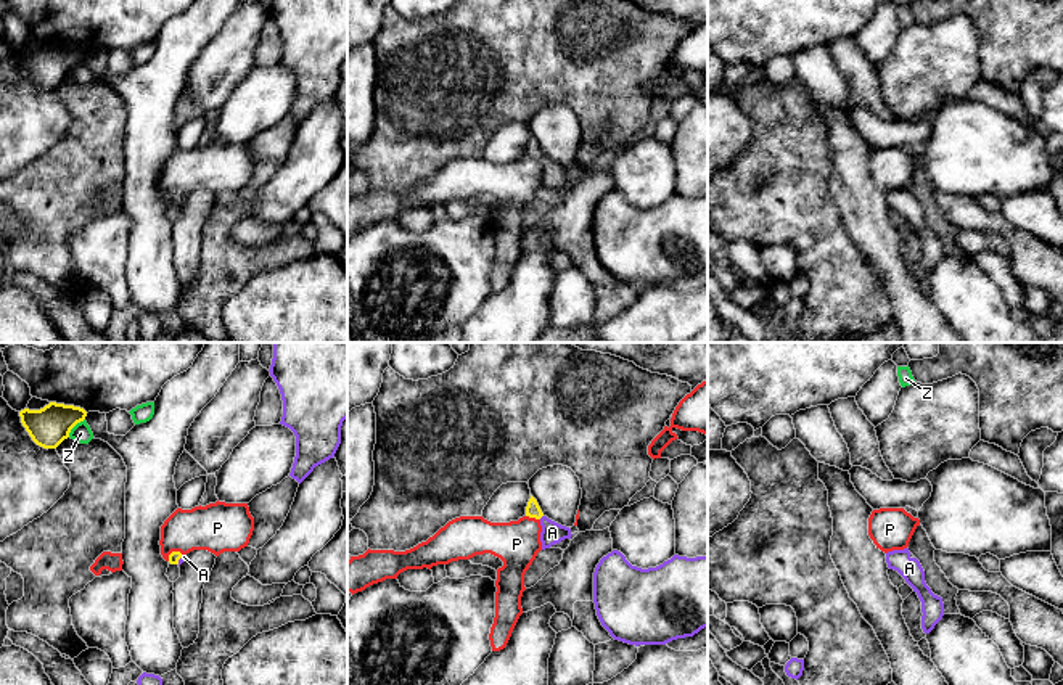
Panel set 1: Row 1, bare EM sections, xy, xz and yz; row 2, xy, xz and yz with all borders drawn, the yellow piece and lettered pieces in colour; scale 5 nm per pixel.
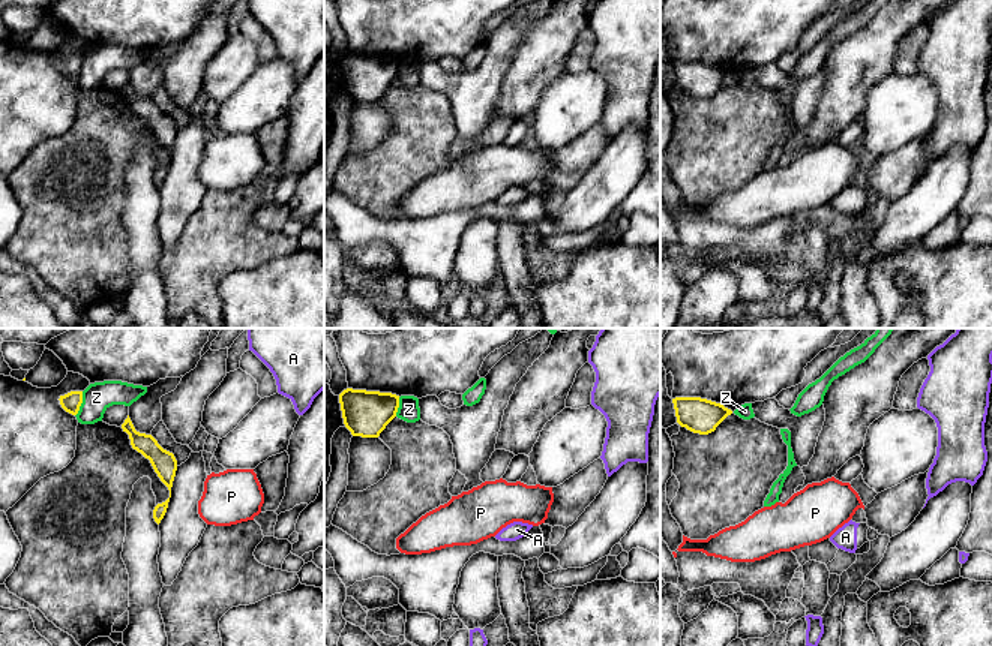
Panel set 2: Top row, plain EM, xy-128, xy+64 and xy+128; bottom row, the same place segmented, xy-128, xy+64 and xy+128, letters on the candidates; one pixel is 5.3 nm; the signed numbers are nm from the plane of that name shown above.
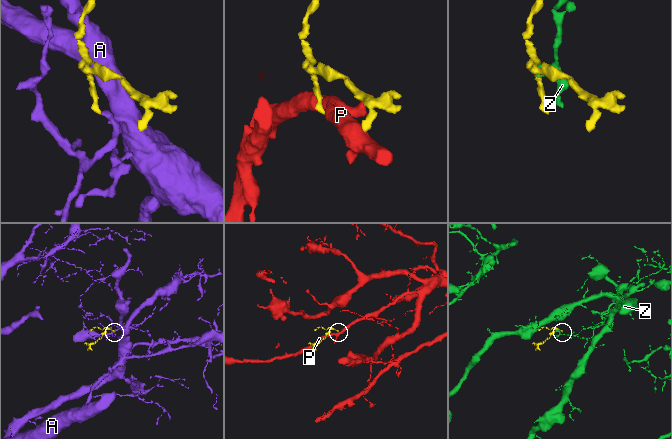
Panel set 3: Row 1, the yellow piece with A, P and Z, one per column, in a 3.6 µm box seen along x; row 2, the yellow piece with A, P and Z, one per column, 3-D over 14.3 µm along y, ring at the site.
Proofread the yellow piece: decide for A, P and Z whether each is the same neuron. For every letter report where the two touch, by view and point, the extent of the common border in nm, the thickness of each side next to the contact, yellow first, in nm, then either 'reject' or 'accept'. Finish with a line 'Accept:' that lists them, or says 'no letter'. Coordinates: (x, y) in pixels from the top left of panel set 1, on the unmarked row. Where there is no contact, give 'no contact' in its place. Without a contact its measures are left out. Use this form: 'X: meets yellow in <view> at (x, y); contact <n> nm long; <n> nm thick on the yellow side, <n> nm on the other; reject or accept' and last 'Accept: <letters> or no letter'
A: meets yellow in xz at (541, 156); contact 30 nm long; 80 nm thick on the yellow side, 110 nm on the other; accept
P: meets yellow in xz at (533, 156); contact 80 nm long; 80 nm thick on the yellow side, 220 nm on the other; reject
Z: meets yellow in xy at (74, 65); contact 130 nm long; 200 nm thick on the yellow side, 90 nm on the other; reject
Accept: A

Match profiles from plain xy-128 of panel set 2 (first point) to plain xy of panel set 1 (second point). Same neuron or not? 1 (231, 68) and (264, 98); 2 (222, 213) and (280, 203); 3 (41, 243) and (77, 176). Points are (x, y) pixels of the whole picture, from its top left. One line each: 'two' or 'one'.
1: two
2: two
3: one

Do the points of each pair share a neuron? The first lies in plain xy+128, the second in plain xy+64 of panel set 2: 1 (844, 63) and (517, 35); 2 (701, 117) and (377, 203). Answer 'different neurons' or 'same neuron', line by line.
1: different neurons
2: same neuron

